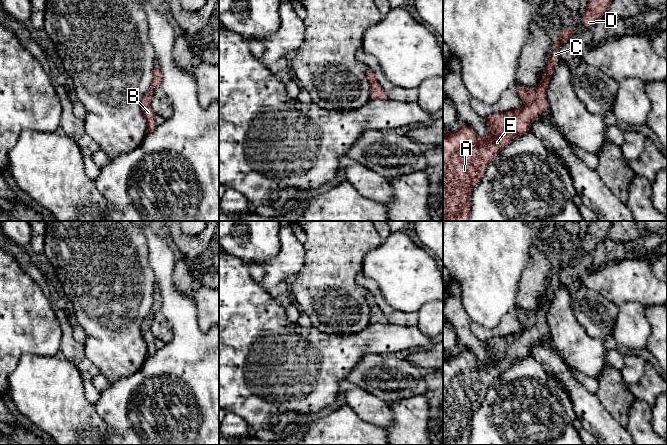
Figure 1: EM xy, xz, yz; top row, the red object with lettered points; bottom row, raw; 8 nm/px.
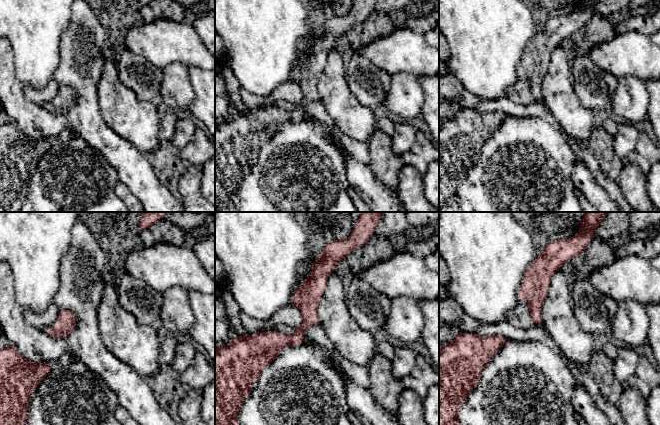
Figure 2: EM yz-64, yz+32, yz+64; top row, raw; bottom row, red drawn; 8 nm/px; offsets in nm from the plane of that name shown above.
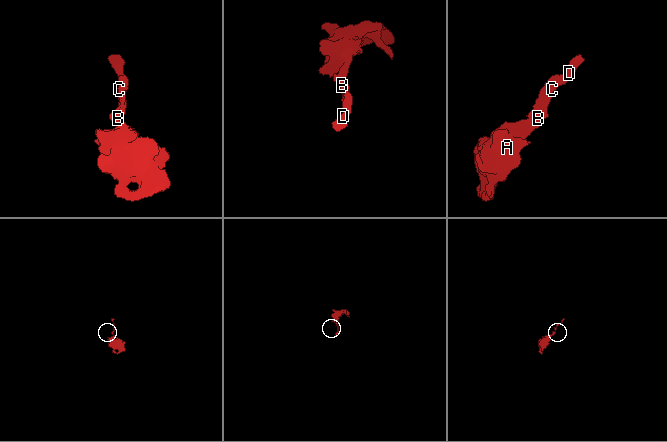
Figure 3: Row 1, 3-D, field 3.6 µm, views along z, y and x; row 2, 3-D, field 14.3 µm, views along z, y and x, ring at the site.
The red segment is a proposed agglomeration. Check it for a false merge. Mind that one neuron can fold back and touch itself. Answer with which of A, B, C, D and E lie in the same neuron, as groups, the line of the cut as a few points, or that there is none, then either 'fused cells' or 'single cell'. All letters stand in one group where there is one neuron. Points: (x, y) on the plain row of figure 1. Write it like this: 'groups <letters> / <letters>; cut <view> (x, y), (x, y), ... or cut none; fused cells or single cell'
groups A B C D E; cut none; single cell

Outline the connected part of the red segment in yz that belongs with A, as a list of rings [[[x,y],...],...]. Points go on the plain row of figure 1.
[[[563,252],[558,255],[559,266],[549,279],[549,285],[541,301],[540,308],[532,314],[523,310],[516,310],[517,319],[524,323],[525,329],[521,333],[511,333],[508,337],[492,338],[486,342],[488,359],[479,361],[468,349],[456,356],[443,355],[443,445],[467,445],[470,438],[471,417],[473,411],[484,400],[483,393],[491,384],[509,368],[517,359],[529,356],[532,344],[548,333],[546,315],[553,298],[555,286],[559,283],[561,269],[572,262],[577,253]]]

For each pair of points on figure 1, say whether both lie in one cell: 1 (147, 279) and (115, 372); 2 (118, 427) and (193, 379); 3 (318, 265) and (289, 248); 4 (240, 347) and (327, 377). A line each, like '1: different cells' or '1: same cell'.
1: same cell
2: same cell
3: different cells
4: same cell

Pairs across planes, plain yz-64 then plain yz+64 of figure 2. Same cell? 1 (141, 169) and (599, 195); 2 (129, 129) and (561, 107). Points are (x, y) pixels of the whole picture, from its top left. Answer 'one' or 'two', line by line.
1: one
2: one

